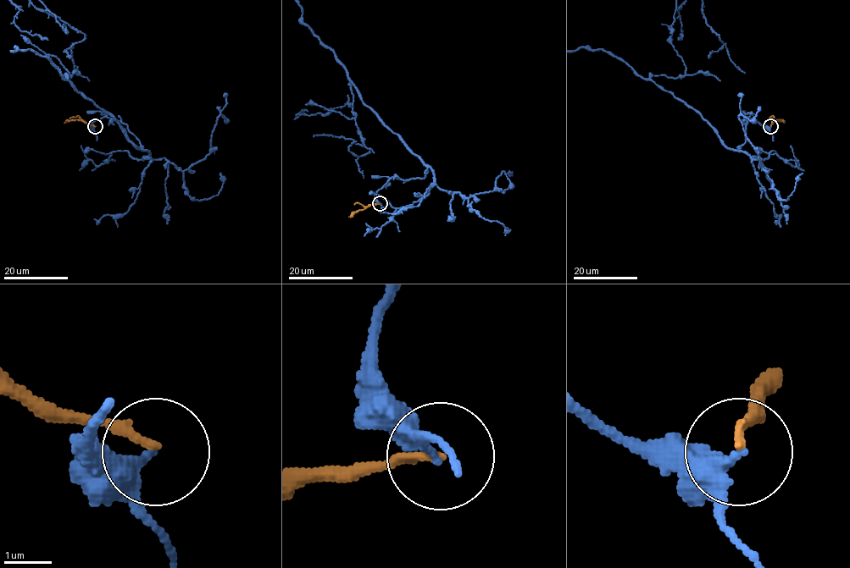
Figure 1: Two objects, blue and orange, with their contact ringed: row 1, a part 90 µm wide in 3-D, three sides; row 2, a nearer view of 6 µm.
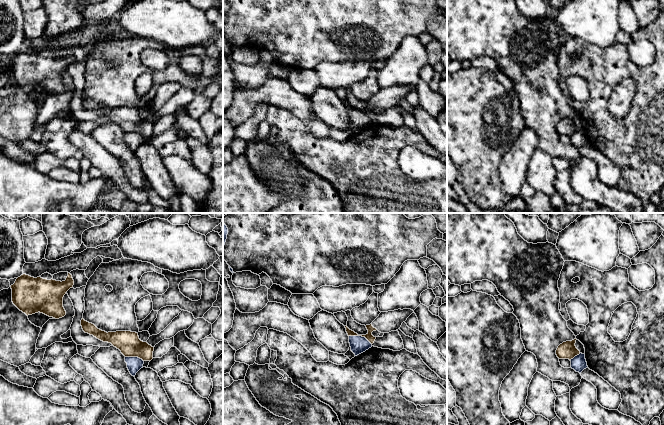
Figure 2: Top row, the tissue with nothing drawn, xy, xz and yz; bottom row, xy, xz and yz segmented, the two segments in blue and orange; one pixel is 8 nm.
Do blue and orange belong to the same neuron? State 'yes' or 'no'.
no

